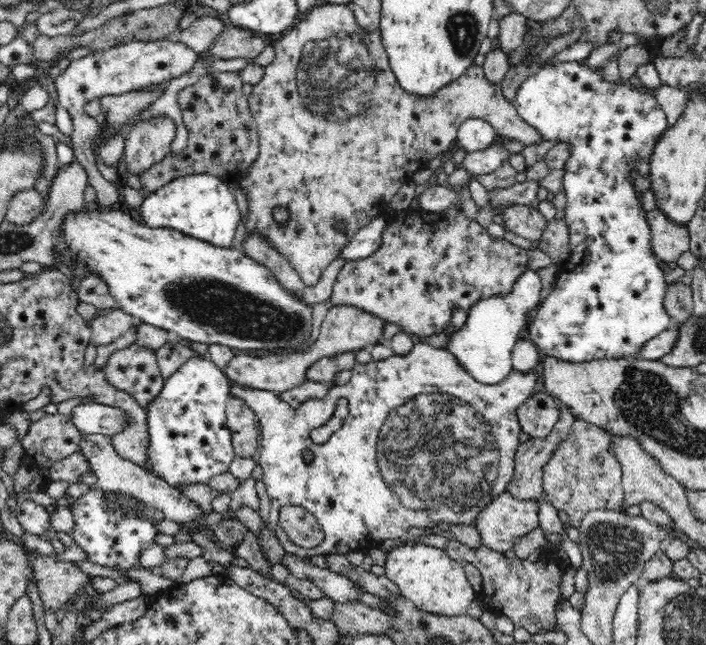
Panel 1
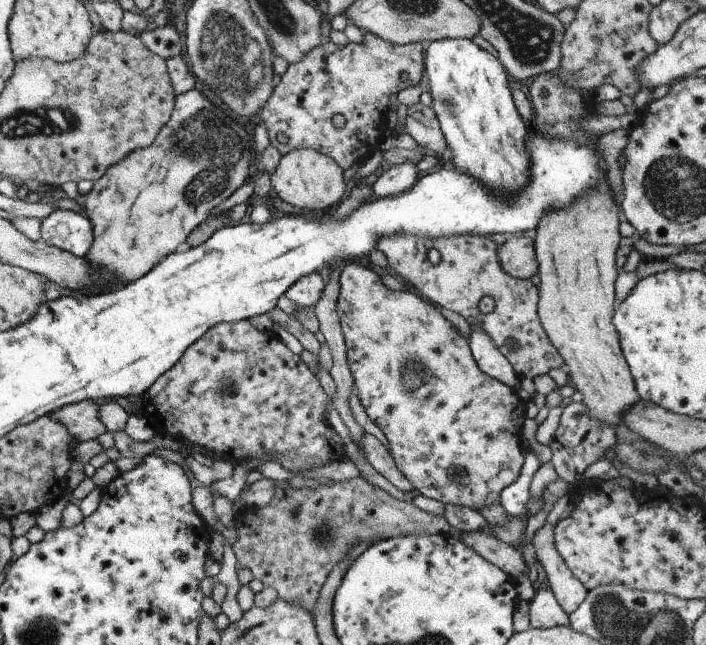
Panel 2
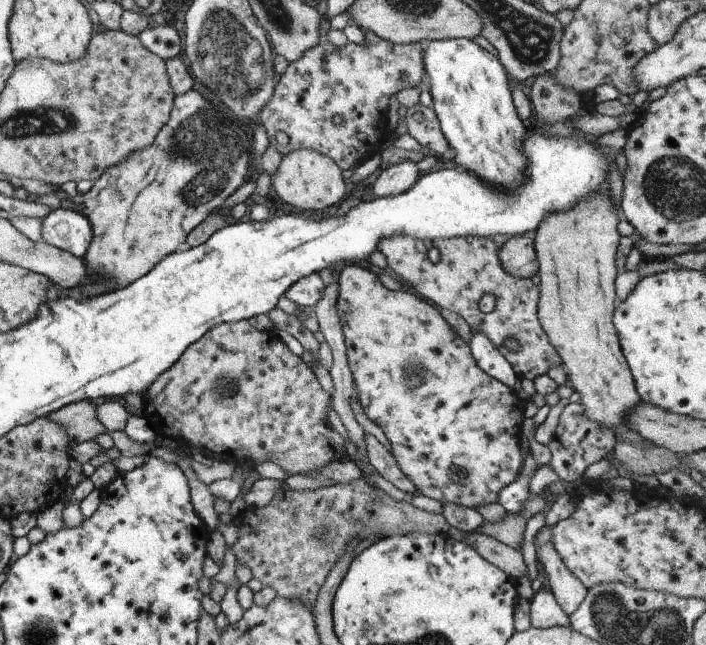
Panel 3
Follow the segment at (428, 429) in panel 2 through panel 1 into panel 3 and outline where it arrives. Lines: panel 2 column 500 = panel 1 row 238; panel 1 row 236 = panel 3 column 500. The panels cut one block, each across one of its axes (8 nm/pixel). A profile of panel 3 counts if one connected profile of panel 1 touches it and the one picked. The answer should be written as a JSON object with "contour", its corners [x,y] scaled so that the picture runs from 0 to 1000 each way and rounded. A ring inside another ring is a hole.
{"contour":[[[492,408],[482,414],[477,428],[479,457],[476,462],[476,488],[482,499],[483,518],[487,521],[490,543],[490,563],[497,578],[503,602],[503,614],[510,625],[514,639],[525,654],[531,656],[554,693],[554,707],[564,719],[568,732],[586,750],[591,761],[599,769],[629,780],[640,780],[669,789],[681,781],[705,784],[704,764],[710,757],[724,750],[734,738],[739,722],[738,701],[735,699],[737,660],[741,650],[742,625],[732,611],[720,598],[705,589],[690,583],[673,564],[663,533],[657,530],[639,505],[622,488],[622,481],[605,471],[602,464],[593,464],[582,453],[555,451],[540,442],[540,437],[528,422],[507,412],[506,408]]]}

